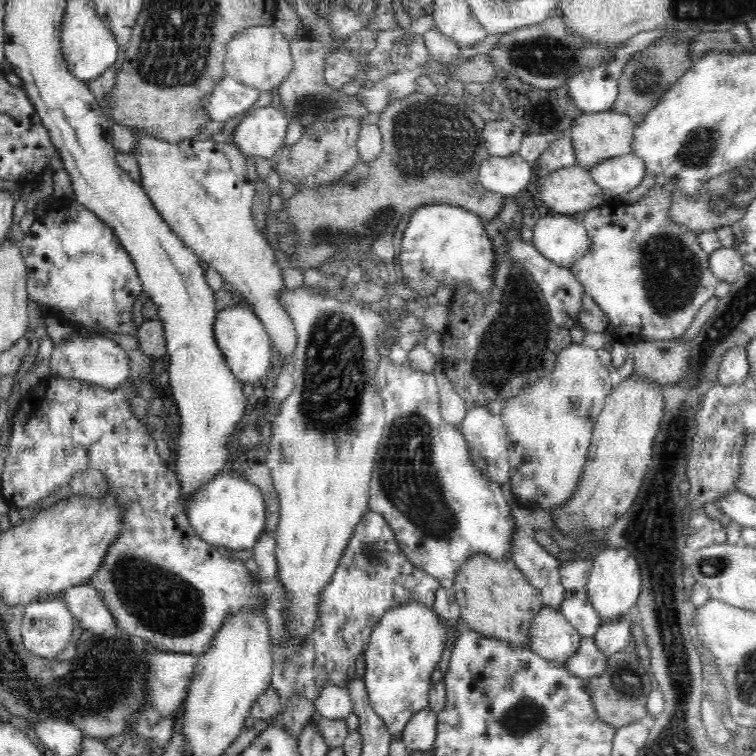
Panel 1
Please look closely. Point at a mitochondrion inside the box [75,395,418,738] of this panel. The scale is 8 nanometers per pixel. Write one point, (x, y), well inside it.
(162, 601)

